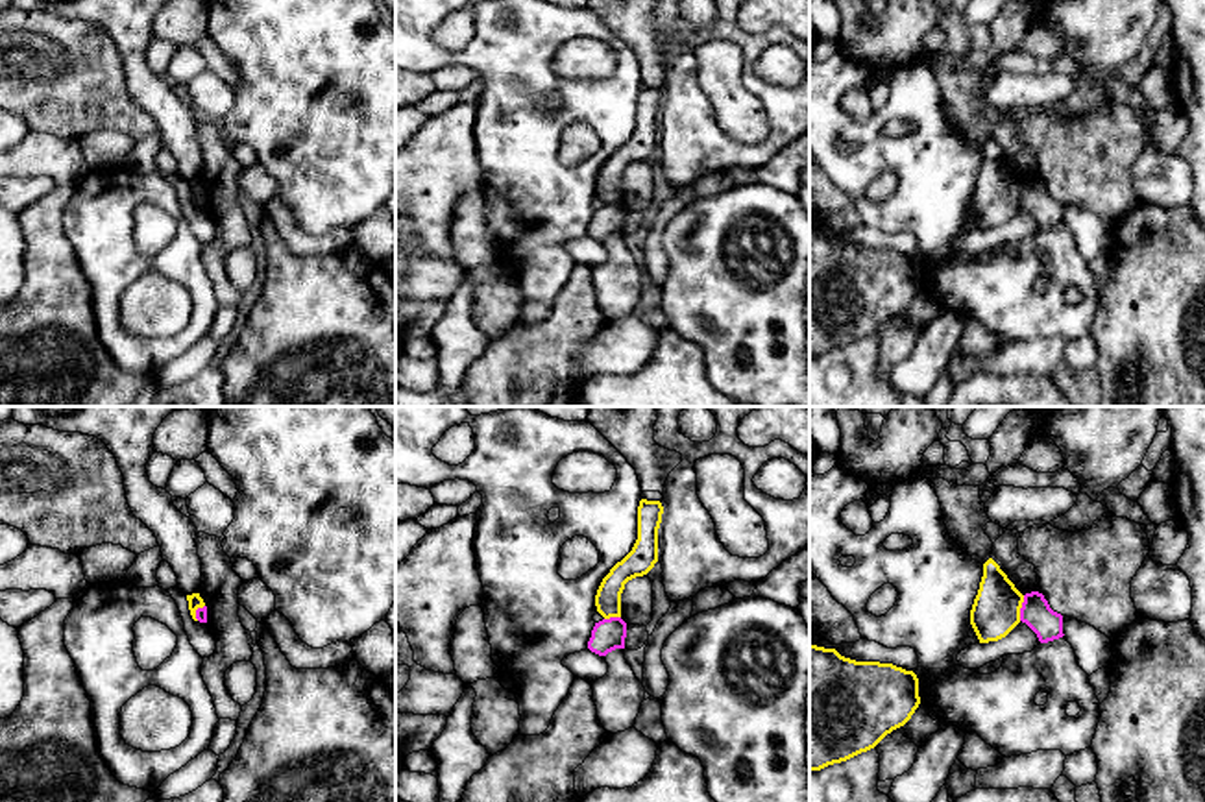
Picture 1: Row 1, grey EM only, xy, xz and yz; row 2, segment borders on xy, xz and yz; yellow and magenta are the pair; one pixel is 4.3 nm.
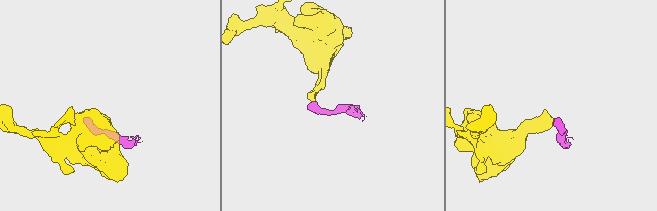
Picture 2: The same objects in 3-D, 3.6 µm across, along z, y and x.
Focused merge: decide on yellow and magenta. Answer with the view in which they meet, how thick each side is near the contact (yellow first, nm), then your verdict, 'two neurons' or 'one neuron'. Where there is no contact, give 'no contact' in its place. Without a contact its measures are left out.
meets yellow in yz; 200 nm thick on the yellow side, 140 nm on the other; two neurons

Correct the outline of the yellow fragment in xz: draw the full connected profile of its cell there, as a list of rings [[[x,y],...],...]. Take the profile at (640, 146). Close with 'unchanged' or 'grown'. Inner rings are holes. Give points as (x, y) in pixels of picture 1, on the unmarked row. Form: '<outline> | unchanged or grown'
[[[641,85],[638,92],[638,126],[632,137],[617,148],[602,164],[595,192],[604,203],[621,203],[621,179],[625,170],[636,163],[647,161],[658,148],[658,115],[663,92],[660,87]]] | unchanged

